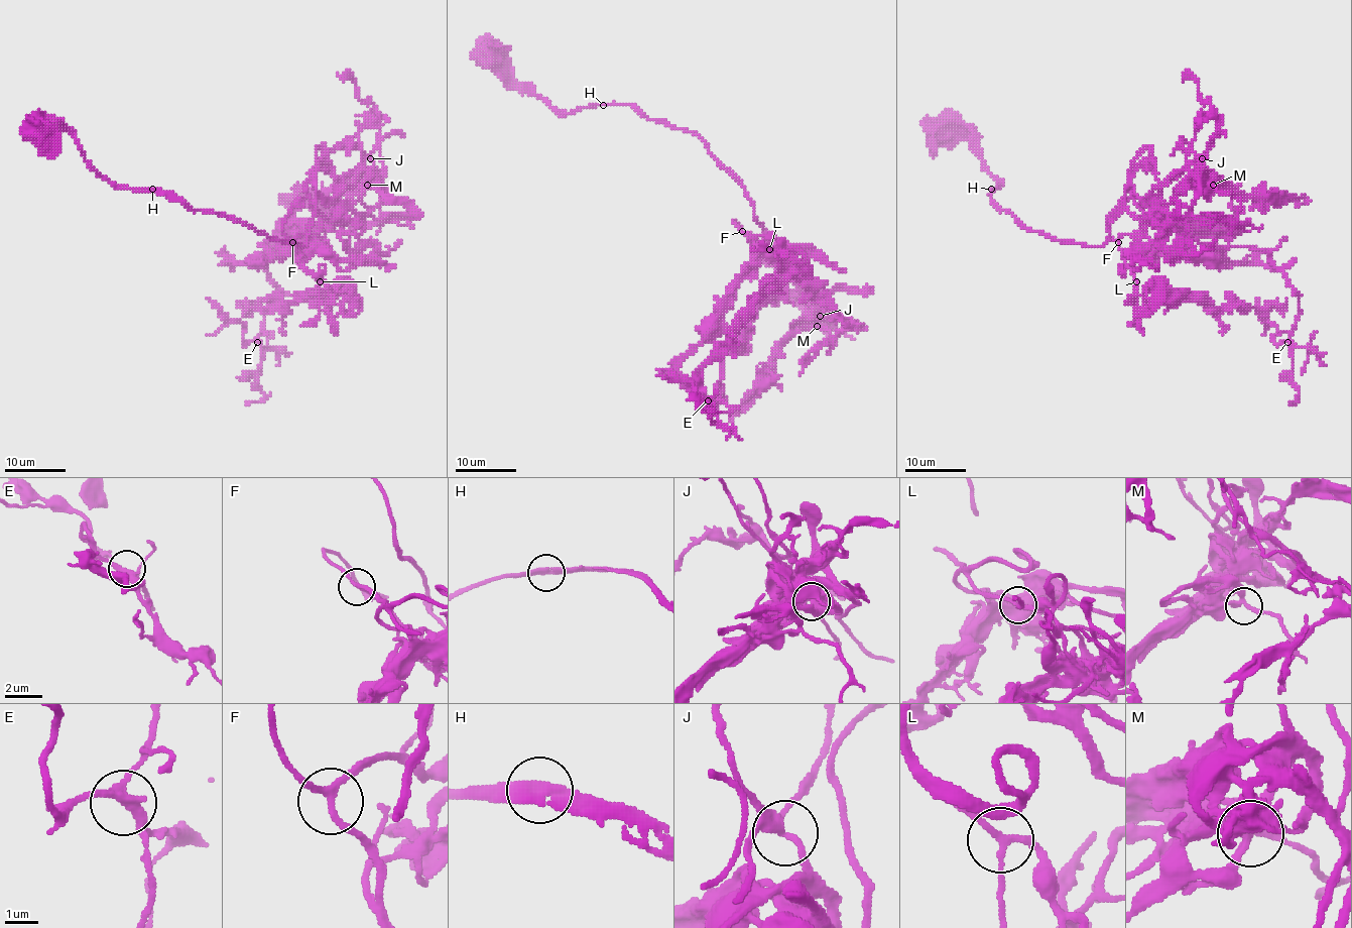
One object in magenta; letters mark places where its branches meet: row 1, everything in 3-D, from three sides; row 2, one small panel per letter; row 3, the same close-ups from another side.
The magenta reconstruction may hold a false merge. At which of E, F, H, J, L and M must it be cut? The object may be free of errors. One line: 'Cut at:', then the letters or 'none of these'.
Cut at: none of these

